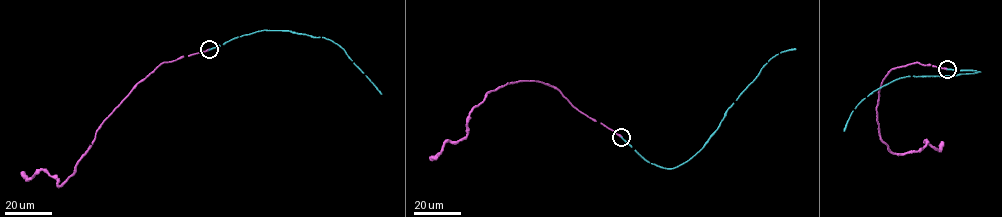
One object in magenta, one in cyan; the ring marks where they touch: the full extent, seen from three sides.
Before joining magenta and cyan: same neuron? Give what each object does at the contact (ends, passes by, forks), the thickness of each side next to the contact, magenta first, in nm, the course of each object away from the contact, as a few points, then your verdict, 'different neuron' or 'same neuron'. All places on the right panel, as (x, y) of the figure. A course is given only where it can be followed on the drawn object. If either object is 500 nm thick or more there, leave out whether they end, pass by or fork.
magenta ends | cyan ends | 360/240 nm | magenta via (947, 69), (895, 67), (877, 104), (880, 139), (893, 153), (943, 142) | cyan via (947, 69), (980, 72), (895, 79), (862, 99), (852, 112), (844, 131) | same neuron

